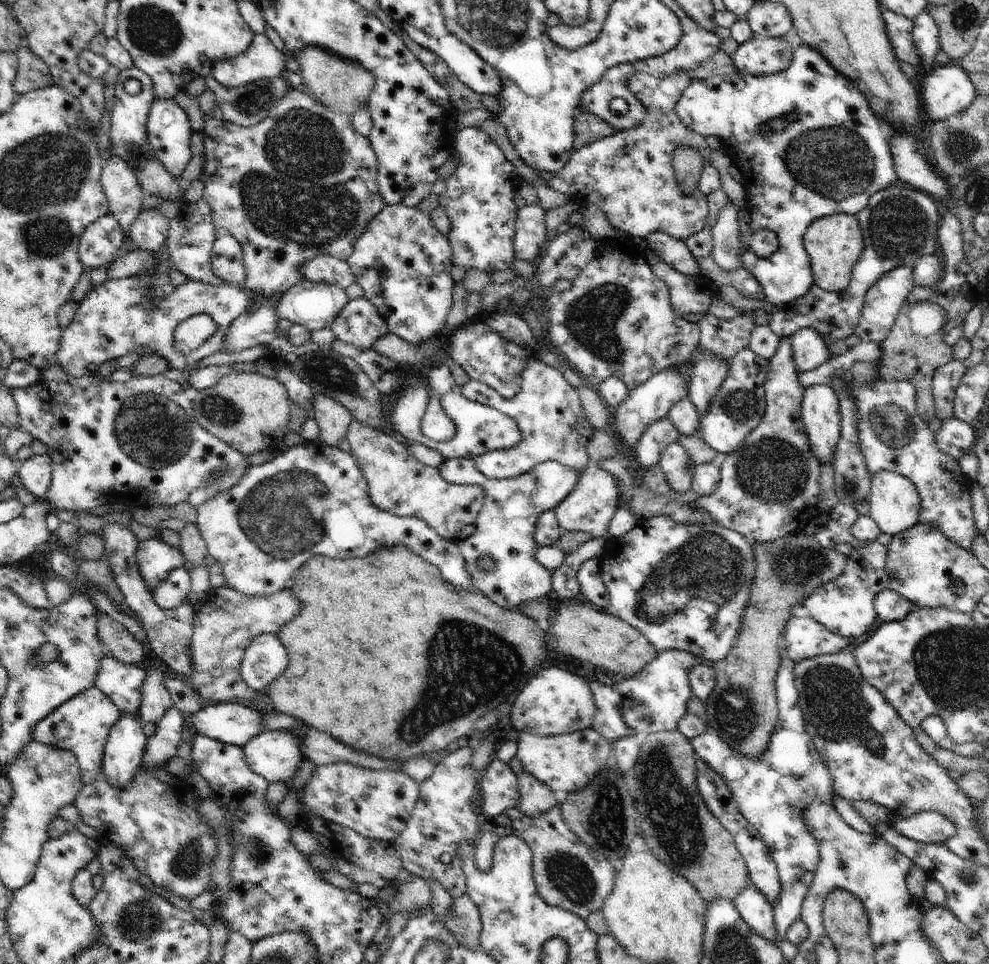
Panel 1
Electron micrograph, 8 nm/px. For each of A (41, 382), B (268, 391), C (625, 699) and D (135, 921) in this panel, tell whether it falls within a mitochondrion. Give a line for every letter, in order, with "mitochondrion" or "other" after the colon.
A: other
B: other
C: other
D: mitochondrion

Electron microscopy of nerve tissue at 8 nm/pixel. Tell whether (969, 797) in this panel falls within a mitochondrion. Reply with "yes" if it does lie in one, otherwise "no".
no

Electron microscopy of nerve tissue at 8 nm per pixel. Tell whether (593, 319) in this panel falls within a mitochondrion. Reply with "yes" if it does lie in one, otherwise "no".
yes

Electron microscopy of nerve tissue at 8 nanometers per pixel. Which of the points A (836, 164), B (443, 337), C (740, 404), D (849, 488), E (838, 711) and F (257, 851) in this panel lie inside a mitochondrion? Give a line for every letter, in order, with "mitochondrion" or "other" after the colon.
A: mitochondrion
B: other
C: mitochondrion
D: mitochondrion
E: mitochondrion
F: mitochondrion

